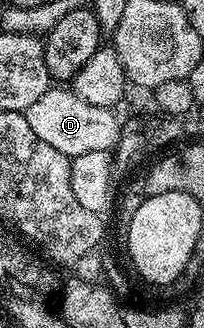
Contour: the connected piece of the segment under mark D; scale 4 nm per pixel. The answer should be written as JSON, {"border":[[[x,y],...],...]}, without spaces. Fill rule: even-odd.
{"border":[[[70,88],[46,90],[44,96],[40,96],[40,100],[36,100],[36,104],[29,106],[24,113],[28,124],[32,124],[32,132],[36,132],[36,136],[40,136],[44,144],[52,144],[56,152],[64,152],[71,159],[86,152],[113,151],[118,145],[118,137],[122,134],[122,122],[114,115],[113,109],[96,108],[96,104],[88,104],[88,100],[80,100],[80,96],[76,96]]]}

